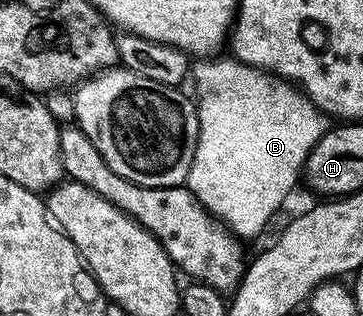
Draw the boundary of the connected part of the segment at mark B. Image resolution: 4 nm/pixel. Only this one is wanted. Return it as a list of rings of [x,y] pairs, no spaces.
[[[227,57],[224,63],[219,61],[199,61],[193,67],[193,79],[195,75],[195,87],[199,90],[200,99],[197,99],[197,110],[199,113],[199,136],[197,137],[197,149],[193,153],[193,165],[187,174],[185,184],[188,191],[193,192],[199,204],[208,213],[219,220],[224,227],[228,228],[232,235],[240,240],[248,241],[254,235],[259,235],[263,231],[263,226],[274,217],[279,211],[279,206],[287,199],[287,194],[295,187],[295,182],[300,182],[301,172],[304,170],[309,153],[317,145],[317,141],[329,129],[328,116],[324,115],[302,91],[293,83],[288,83],[286,79],[281,79],[277,75],[272,75],[269,71],[262,71],[256,67],[250,67],[240,63],[234,57]]]

